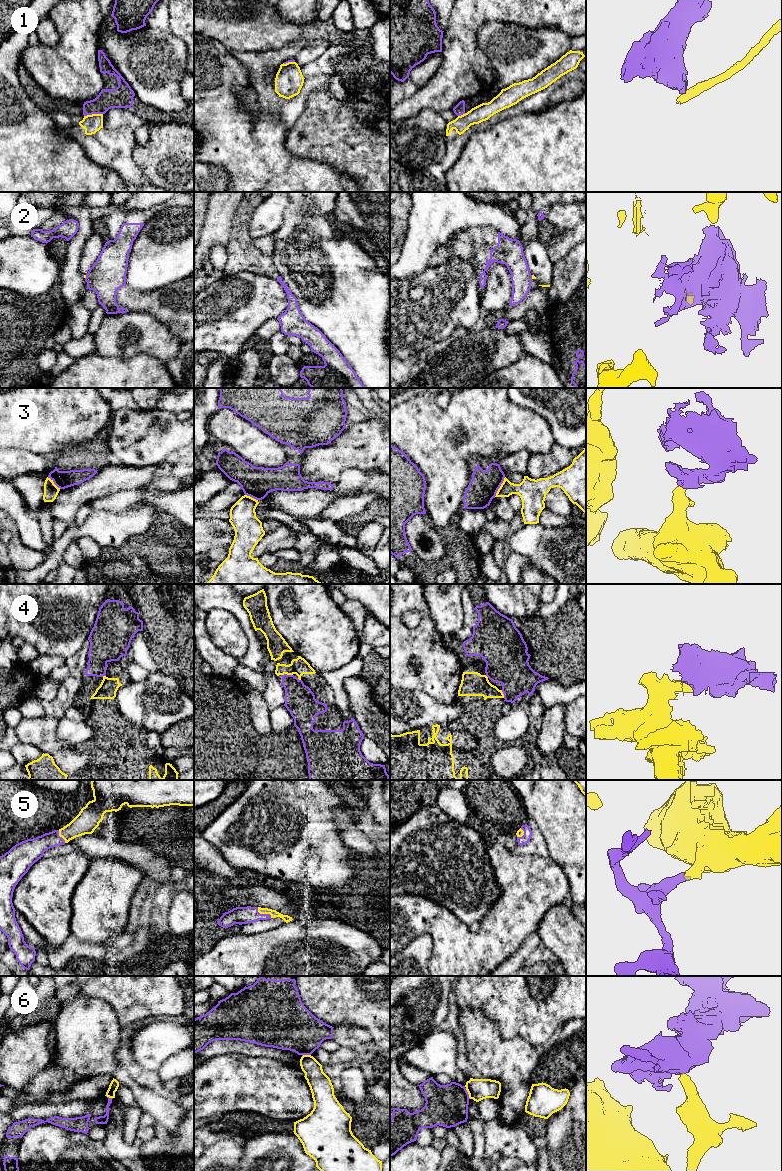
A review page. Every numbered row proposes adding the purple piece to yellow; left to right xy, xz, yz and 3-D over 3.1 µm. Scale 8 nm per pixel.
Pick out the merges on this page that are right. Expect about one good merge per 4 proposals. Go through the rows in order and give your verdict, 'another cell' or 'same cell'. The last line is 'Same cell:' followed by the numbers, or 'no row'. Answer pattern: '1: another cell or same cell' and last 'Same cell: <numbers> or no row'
1: another cell
2: another cell
3: another cell
4: same cell
5: same cell
6: another cell
Same cell: 4, 5

